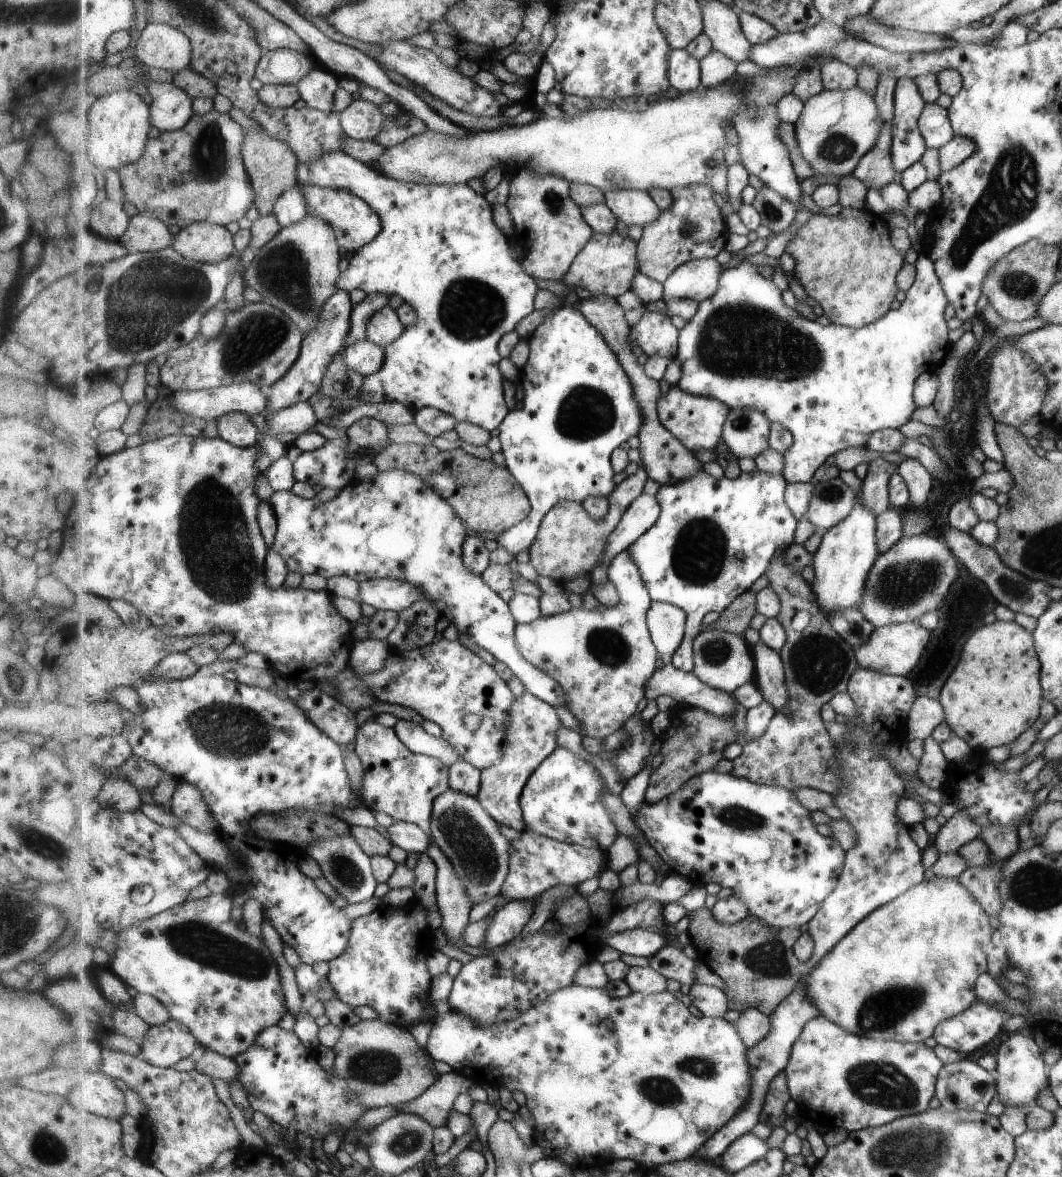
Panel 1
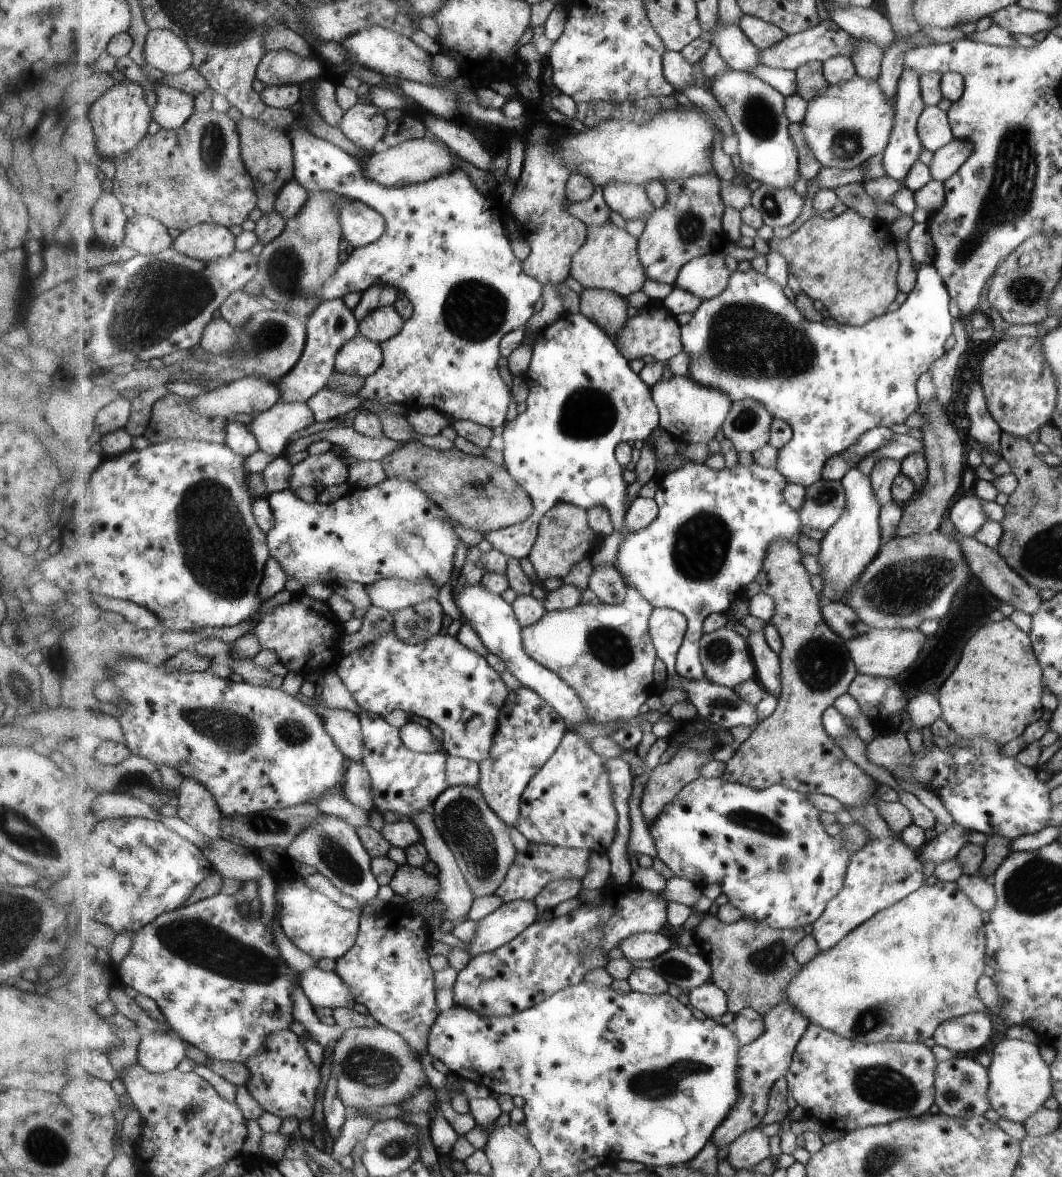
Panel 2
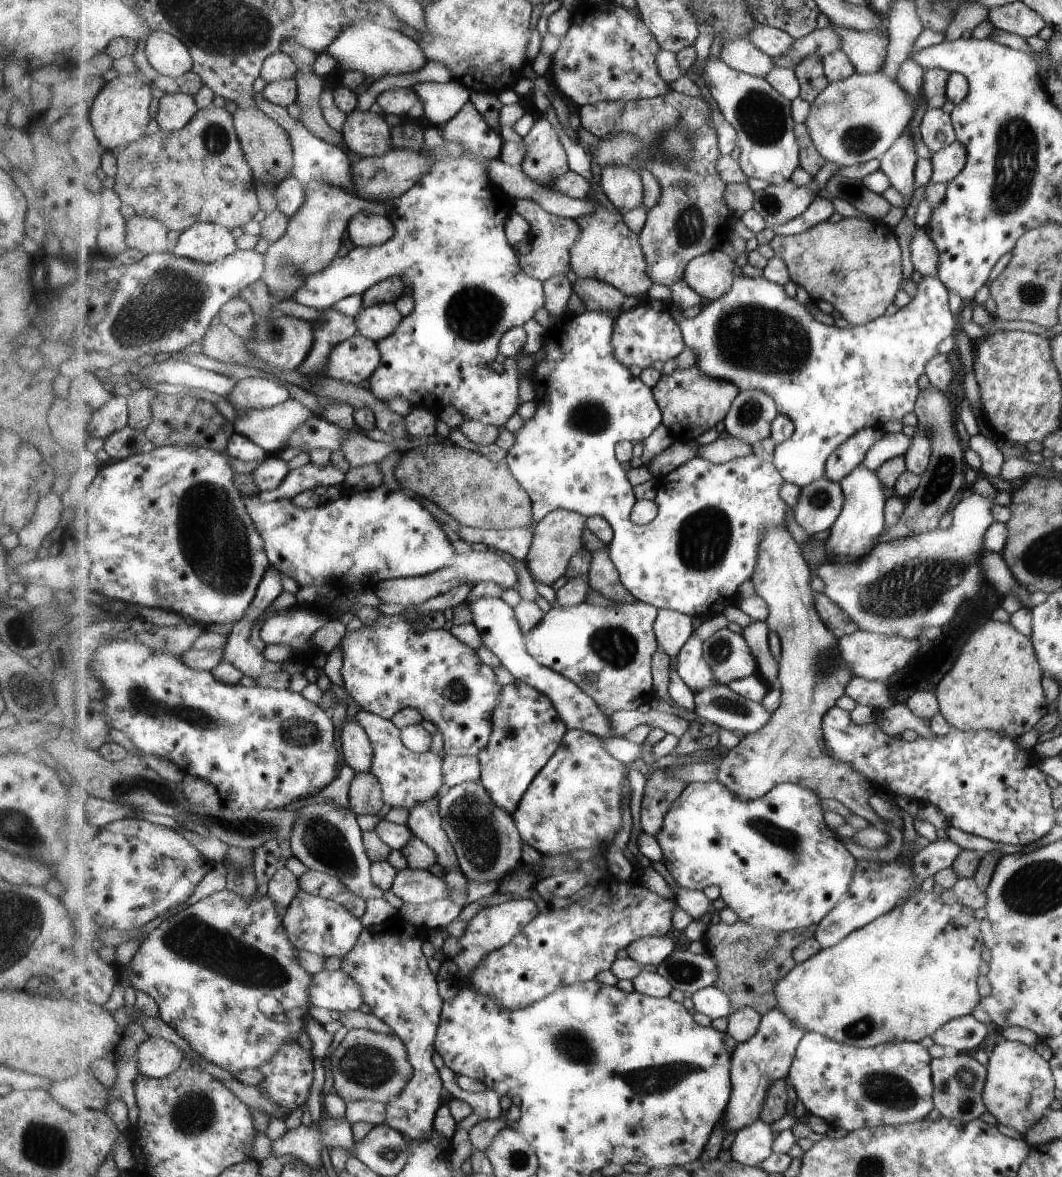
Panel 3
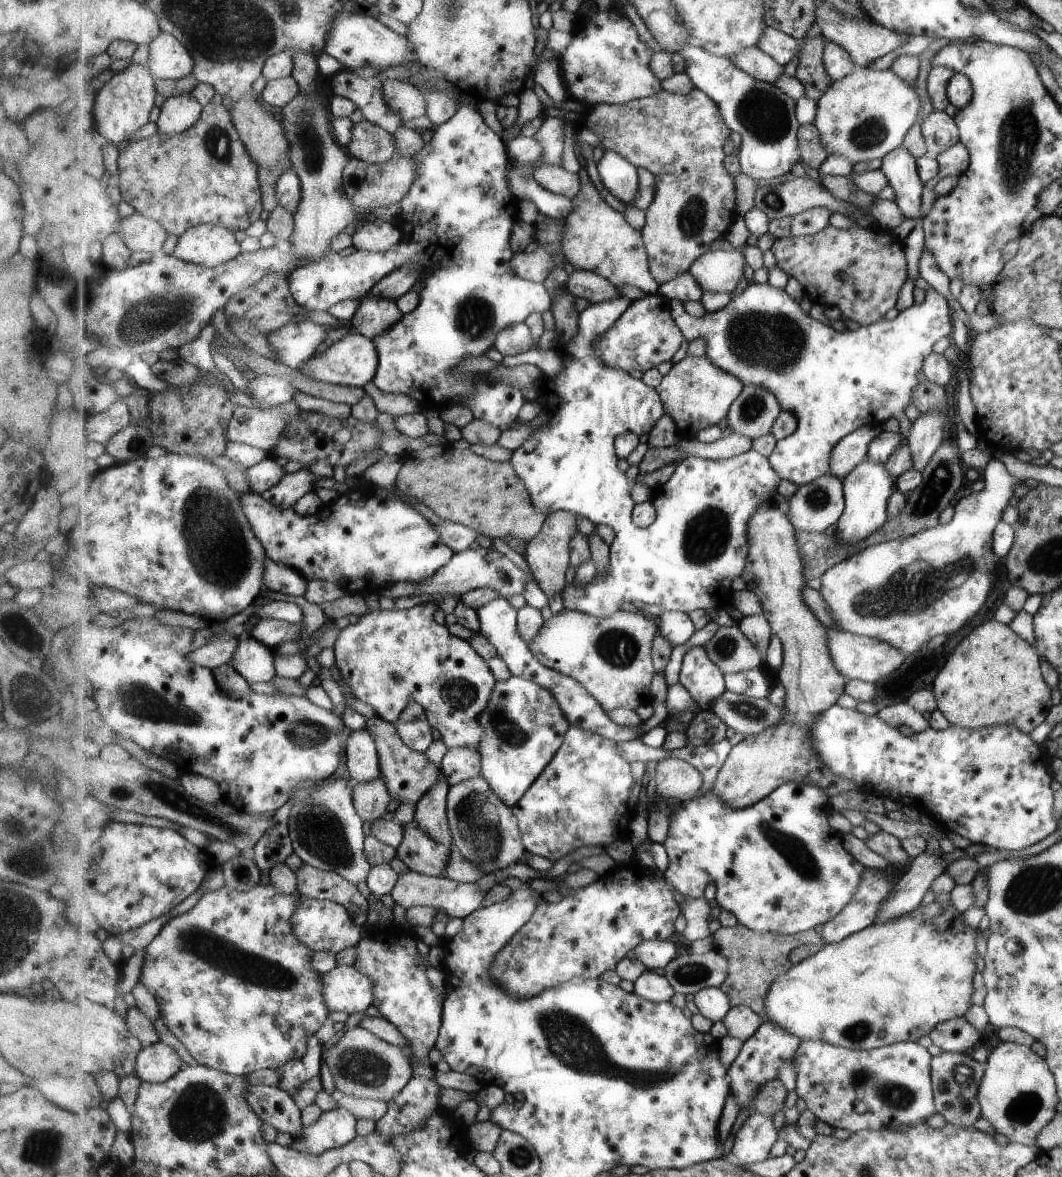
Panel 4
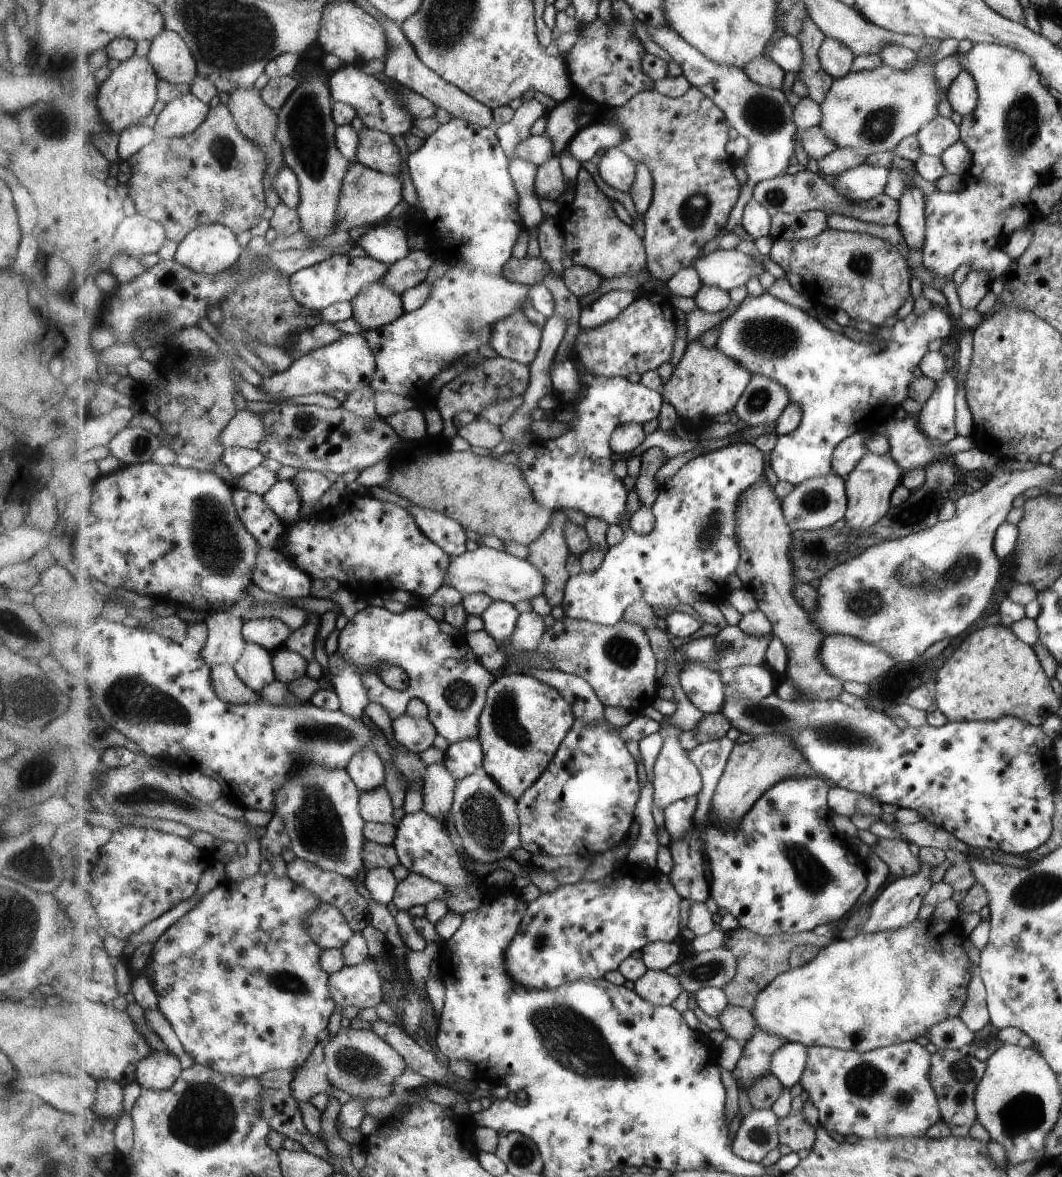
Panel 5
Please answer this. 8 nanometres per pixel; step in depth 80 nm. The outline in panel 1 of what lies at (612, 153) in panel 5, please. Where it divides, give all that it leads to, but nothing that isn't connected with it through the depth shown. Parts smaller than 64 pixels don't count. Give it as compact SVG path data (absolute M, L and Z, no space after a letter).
M617 188L605 194L605 203L611 207L618 220L627 226L637 225L645 228L662 215L662 210L652 195L645 191Z

